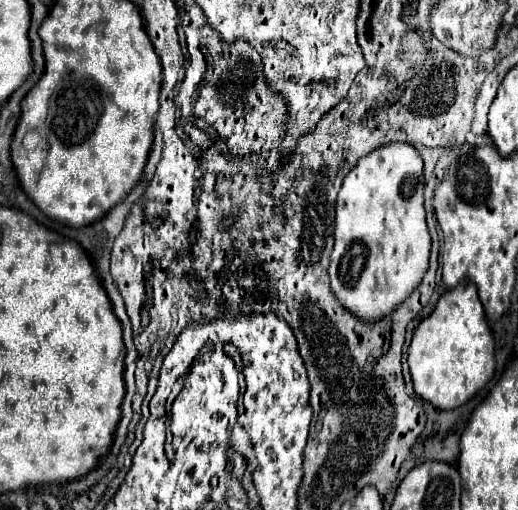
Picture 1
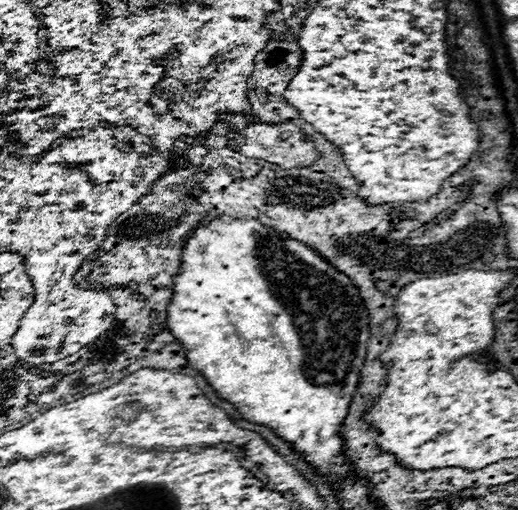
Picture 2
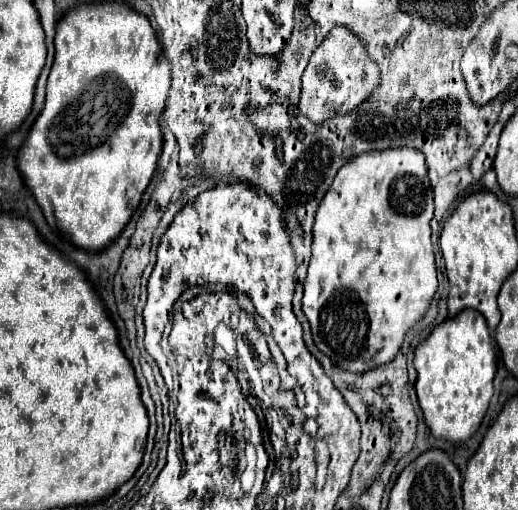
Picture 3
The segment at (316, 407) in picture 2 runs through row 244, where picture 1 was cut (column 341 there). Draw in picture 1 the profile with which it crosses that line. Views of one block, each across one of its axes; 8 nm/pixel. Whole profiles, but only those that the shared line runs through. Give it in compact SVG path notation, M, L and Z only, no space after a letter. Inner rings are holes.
M392 142L366 158L358 160L352 172L344 178L342 188L336 198L336 228L334 228L334 250L330 256L328 276L330 286L338 302L350 310L358 320L374 324L382 316L388 316L402 300L418 288L428 270L428 226L424 216L424 180L422 178L422 158L418 150L406 142Z

